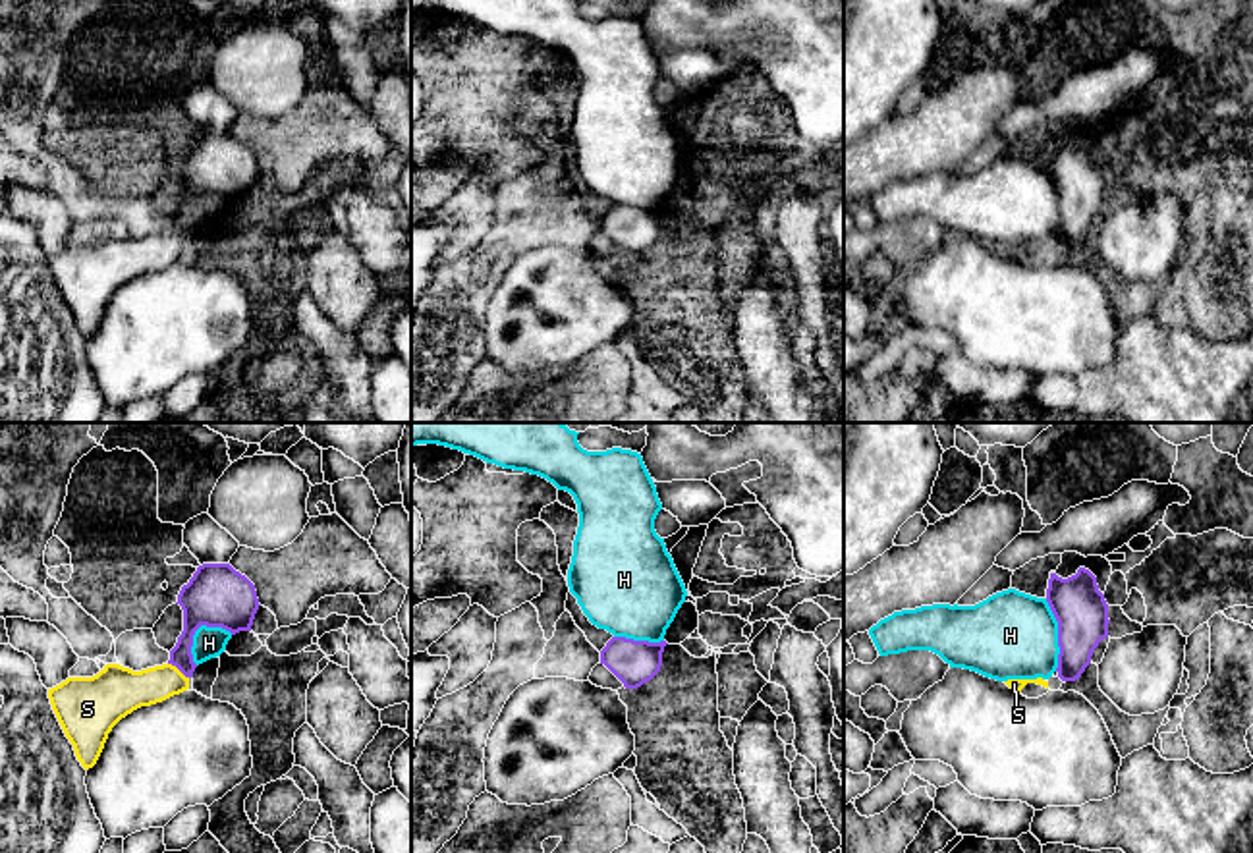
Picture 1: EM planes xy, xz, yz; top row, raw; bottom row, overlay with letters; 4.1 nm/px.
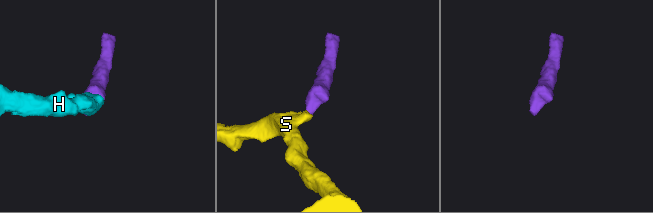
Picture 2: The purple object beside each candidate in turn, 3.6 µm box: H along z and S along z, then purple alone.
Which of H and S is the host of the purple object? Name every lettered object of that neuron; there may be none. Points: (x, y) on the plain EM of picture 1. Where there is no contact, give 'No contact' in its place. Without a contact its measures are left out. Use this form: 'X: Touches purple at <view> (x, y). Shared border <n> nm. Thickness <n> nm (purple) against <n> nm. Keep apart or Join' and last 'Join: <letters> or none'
H: Touches purple at yz (1058, 203). Shared border 300 nm. Thickness 220 nm (purple) against 360 nm. Keep apart
S: Touches purple at xy (178, 236). Shared border 110 nm. Thickness 120 nm (purple) against 190 nm. Join
Join: S

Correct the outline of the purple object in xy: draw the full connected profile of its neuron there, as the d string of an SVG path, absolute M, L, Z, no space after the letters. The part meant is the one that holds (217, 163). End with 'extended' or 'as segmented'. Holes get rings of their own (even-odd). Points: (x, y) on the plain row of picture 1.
M230 131L199 133L176 172L183 178L183 199L166 232L141 239L106 232L93 245L68 245L48 257L52 278L85 338L97 332L108 301L122 286L189 257L197 235L193 203L201 193L232 203L251 199L261 174L255 152Z; extended

